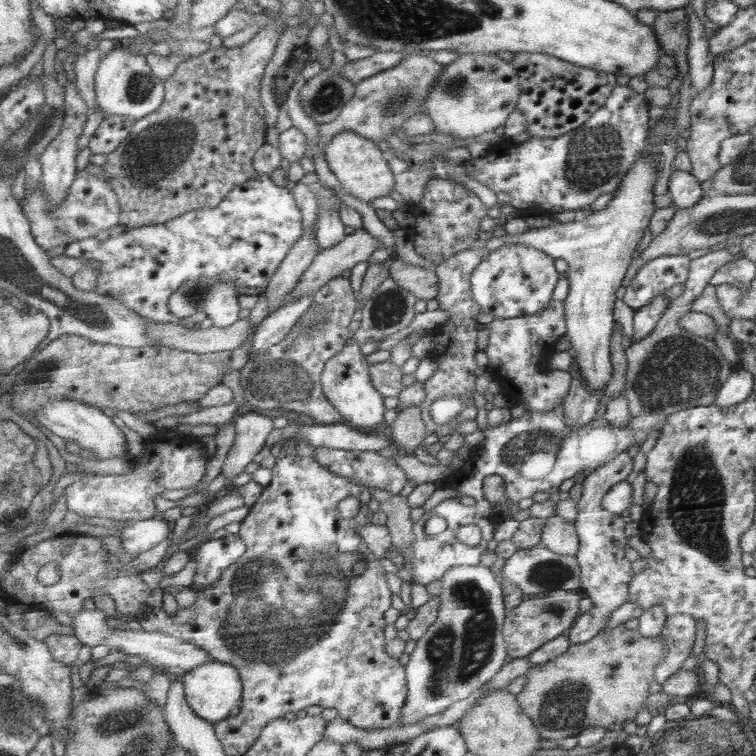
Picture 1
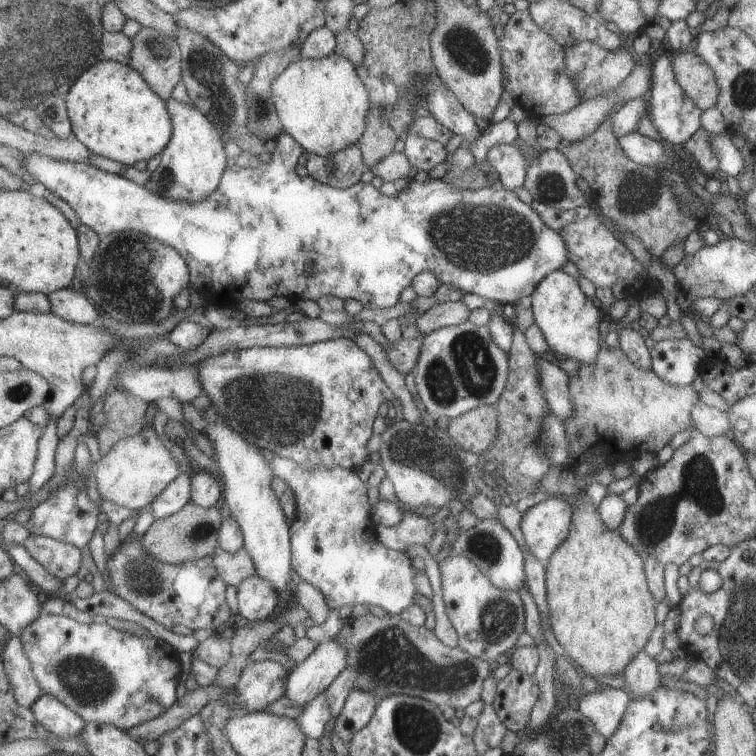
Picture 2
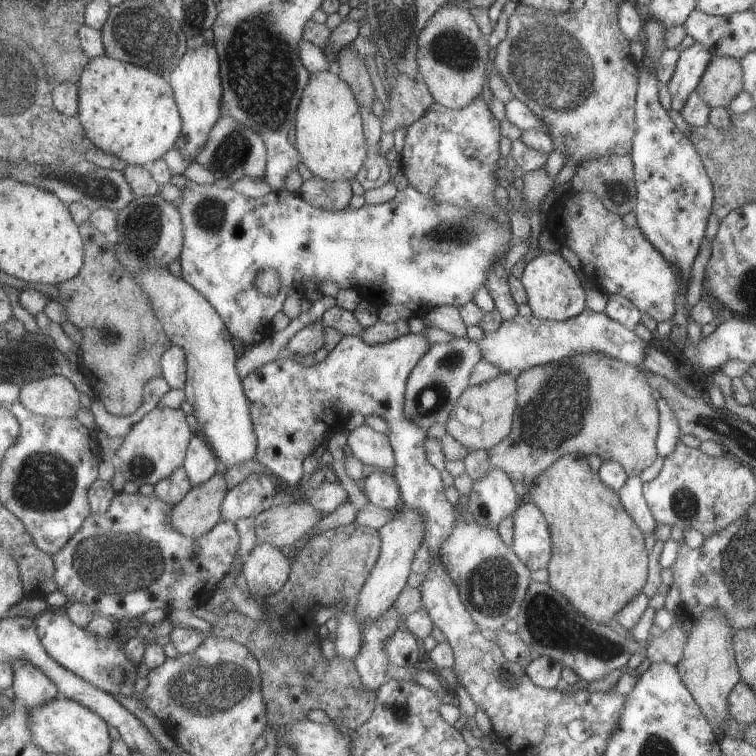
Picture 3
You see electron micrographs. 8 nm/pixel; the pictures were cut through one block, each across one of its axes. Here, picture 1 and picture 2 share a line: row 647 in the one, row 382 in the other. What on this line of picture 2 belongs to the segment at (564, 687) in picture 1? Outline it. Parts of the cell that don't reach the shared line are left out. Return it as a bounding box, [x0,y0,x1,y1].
[561,344,699,473]

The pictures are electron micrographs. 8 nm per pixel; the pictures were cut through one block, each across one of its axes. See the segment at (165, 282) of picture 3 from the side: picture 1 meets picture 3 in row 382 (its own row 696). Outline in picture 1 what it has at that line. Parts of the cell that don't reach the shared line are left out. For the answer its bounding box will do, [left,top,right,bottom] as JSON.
[182,657,244,725]

